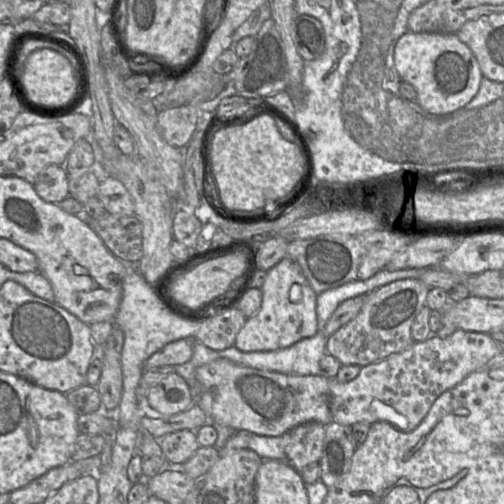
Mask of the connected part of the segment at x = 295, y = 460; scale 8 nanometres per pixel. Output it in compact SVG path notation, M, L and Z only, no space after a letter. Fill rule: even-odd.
M317 422L300 424L286 434L285 454L287 463L301 473L308 465L320 462L326 426Z

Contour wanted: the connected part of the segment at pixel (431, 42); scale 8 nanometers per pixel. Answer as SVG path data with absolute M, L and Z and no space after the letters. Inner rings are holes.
M407 32L405 33L397 42L395 50L394 50L394 63L395 67L398 71L398 74L400 75L401 79L403 81L406 81L410 83L417 91L417 103L429 111L432 114L436 115L443 115L443 114L450 114L462 107L464 107L466 104L468 104L474 96L478 93L478 90L480 88L480 83L483 78L483 75L481 73L478 61L476 57L474 56L471 49L463 43L456 34L443 34L443 33L416 33L416 32Z

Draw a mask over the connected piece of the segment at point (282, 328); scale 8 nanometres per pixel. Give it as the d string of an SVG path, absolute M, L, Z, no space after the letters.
M285 257L267 271L261 291L261 307L246 320L238 333L234 344L237 349L242 352L275 351L290 347L317 333L317 294L295 261Z

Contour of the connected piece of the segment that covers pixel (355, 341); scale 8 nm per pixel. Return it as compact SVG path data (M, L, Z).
M418 278L396 280L365 294L365 302L359 313L347 324L334 332L326 343L326 353L334 356L342 365L358 365L364 367L387 356L401 352L410 347L414 340L411 327L420 310L426 305L426 297L430 288Z

